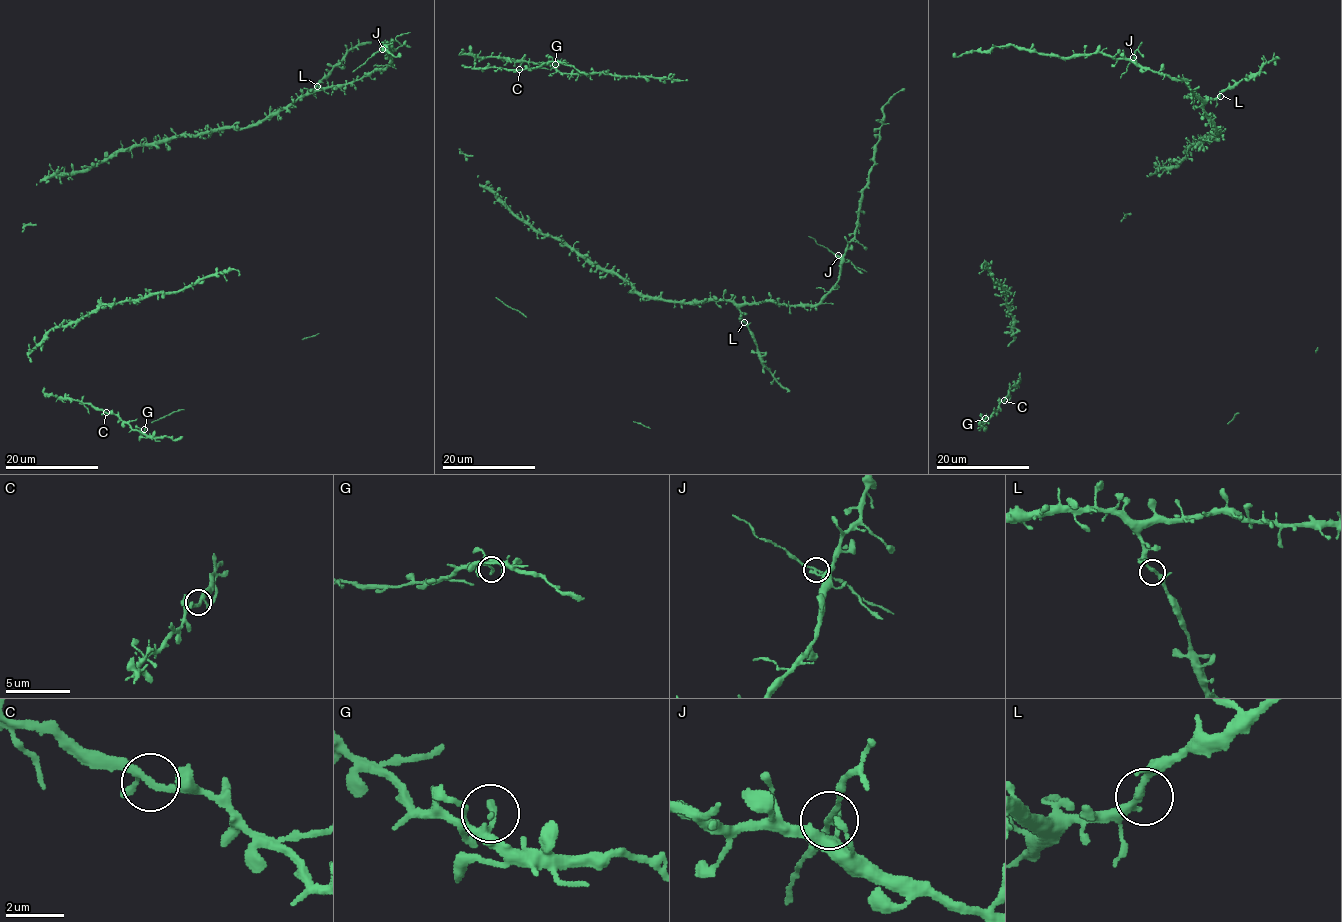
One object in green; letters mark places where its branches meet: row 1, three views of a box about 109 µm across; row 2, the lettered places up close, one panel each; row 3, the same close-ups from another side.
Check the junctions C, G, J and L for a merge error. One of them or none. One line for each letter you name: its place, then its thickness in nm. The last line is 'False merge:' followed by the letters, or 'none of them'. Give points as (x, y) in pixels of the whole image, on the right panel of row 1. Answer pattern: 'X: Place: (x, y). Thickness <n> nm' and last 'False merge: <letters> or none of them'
False merge: none of them

